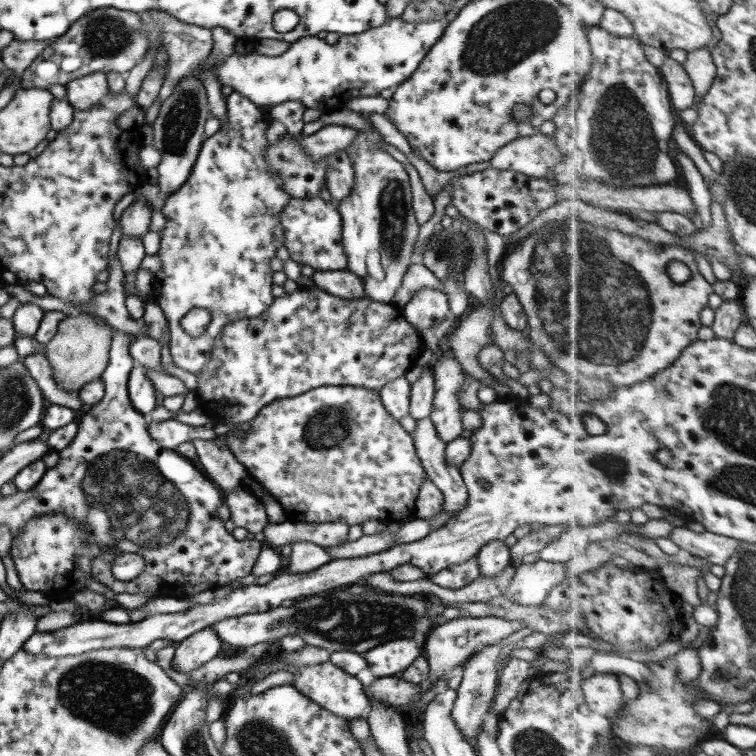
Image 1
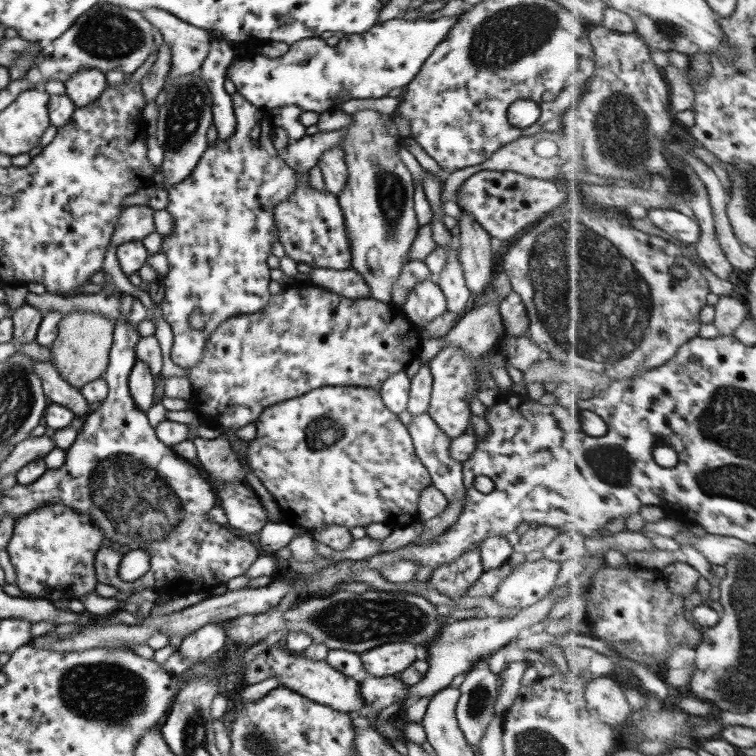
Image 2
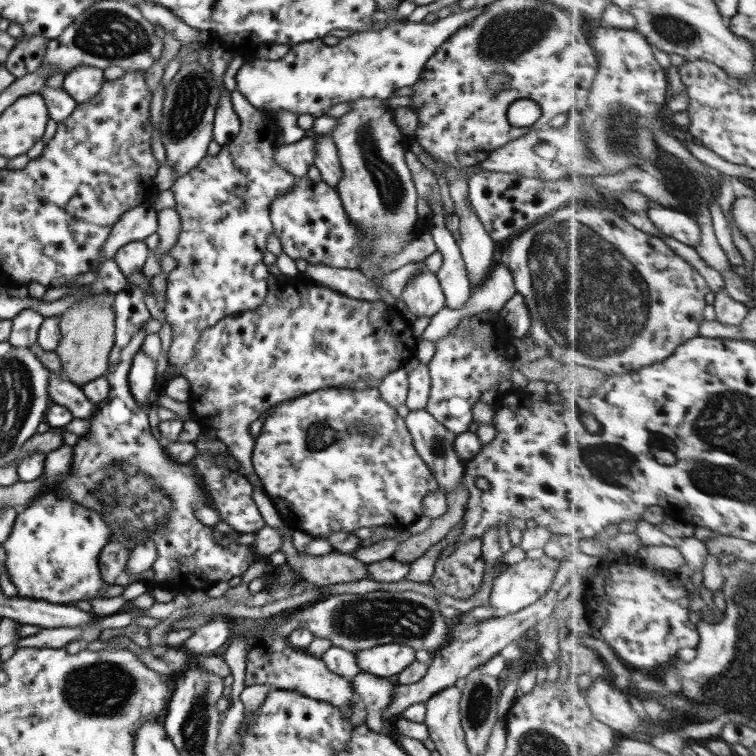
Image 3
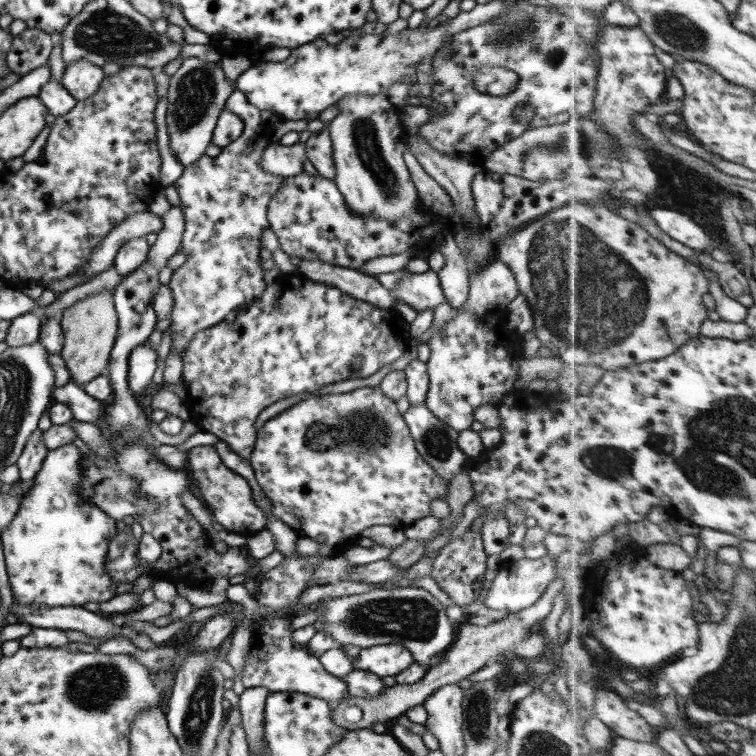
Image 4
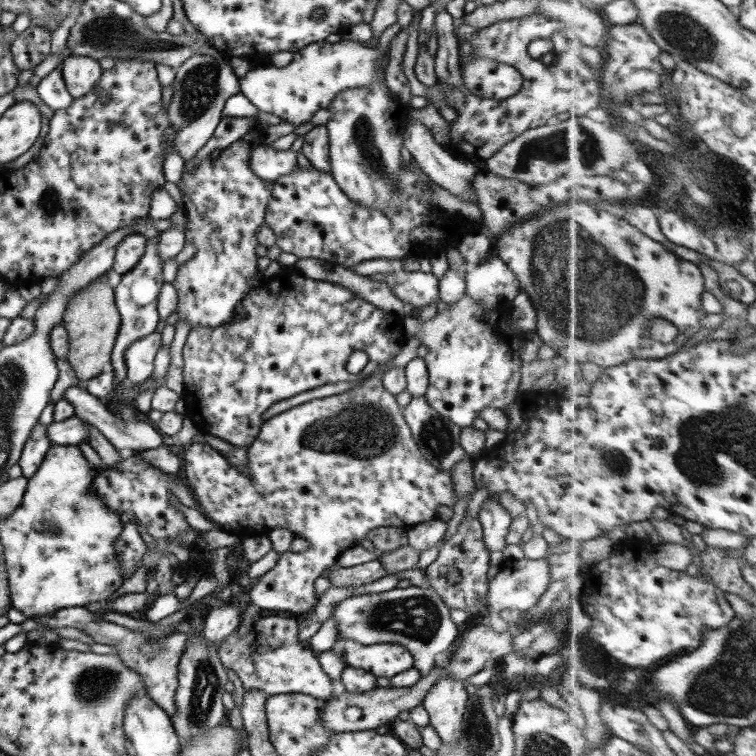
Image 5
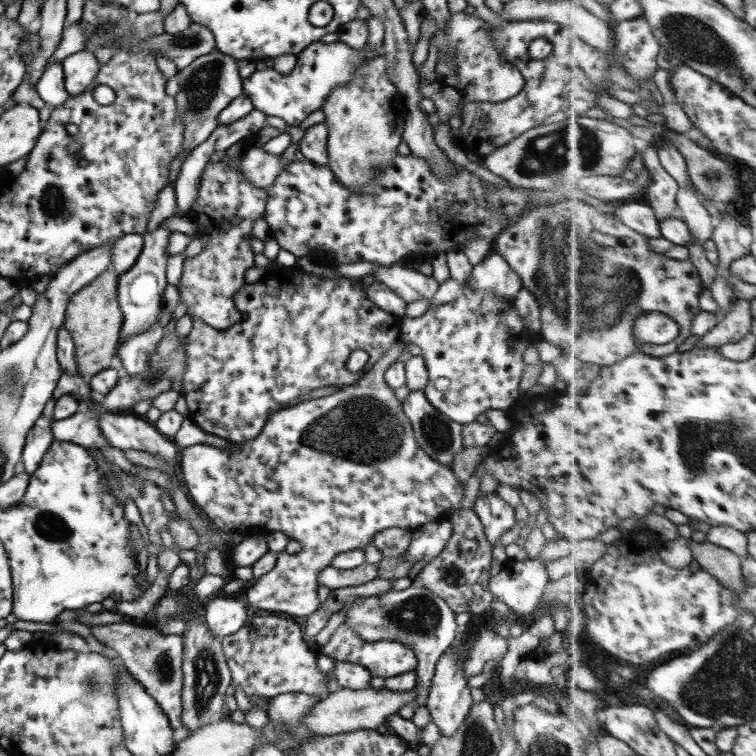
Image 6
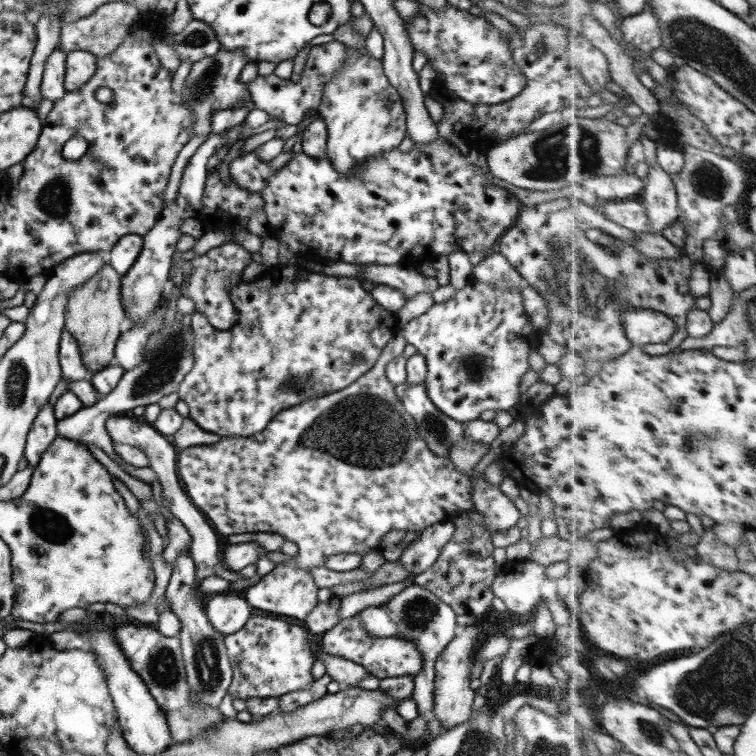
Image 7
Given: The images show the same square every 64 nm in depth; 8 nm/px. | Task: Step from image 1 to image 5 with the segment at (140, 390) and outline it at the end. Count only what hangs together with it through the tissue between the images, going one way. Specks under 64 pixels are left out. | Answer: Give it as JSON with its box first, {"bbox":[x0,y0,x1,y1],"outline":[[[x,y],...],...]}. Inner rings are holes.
{"bbox":[124,331,161,384],"outline":[[[156,331],[130,344],[124,355],[129,382],[140,384],[151,376],[155,356],[161,347],[161,333]]]}

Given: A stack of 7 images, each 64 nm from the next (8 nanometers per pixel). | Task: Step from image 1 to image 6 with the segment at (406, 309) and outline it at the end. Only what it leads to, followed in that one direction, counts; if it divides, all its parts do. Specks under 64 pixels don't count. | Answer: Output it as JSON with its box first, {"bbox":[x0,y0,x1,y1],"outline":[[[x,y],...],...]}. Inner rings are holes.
{"bbox":[374,264,439,303],"outline":[[[402,264],[379,266],[374,272],[377,280],[403,298],[407,303],[421,298],[432,298],[438,290],[439,282],[432,276],[420,273],[417,268],[404,267]]]}

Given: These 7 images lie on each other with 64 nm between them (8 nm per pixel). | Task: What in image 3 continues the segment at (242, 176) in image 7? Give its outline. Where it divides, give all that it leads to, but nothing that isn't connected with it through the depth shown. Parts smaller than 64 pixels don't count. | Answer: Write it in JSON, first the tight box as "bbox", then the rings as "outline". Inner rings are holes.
{"bbox":[274,135,318,177],"outline":[[[318,135],[302,137],[292,144],[276,145],[274,150],[274,164],[295,177],[305,176],[310,166],[314,165],[314,151],[316,151]]]}

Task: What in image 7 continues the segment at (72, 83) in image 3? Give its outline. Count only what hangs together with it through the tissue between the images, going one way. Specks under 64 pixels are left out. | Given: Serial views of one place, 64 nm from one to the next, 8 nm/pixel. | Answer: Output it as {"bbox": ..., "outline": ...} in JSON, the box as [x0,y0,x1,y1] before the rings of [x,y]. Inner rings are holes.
{"bbox":[64,50,96,92],"outline":[[[74,50],[67,53],[65,58],[64,89],[75,92],[94,76],[96,57],[85,50]]]}

